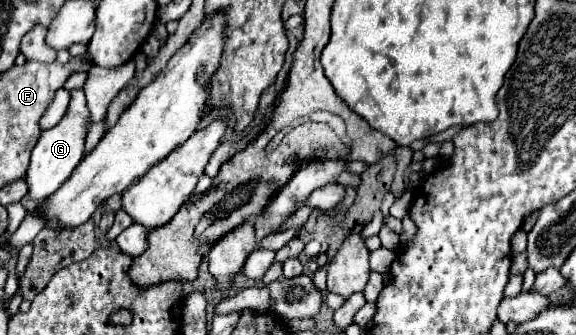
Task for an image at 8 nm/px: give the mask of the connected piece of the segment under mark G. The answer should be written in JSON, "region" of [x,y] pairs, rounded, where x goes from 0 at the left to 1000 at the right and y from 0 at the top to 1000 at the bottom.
{"region":[[[123,269],[123,304],[120,304],[116,340],[106,352],[102,370],[95,370],[92,382],[85,382],[71,400],[64,436],[54,454],[54,490],[50,490],[50,507],[40,537],[47,549],[50,597],[57,597],[61,609],[71,615],[99,561],[106,561],[106,549],[113,549],[113,537],[123,525],[130,496],[141,484],[144,424],[148,424],[148,400],[151,400],[151,388],[148,388],[151,346],[155,346],[155,328],[148,316],[144,269]]]}

